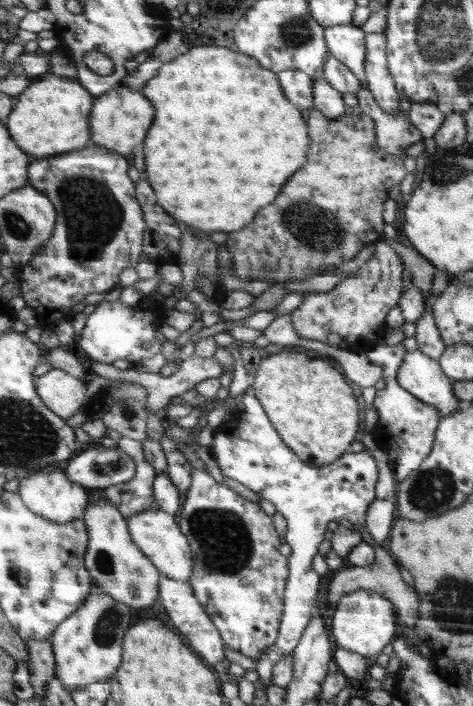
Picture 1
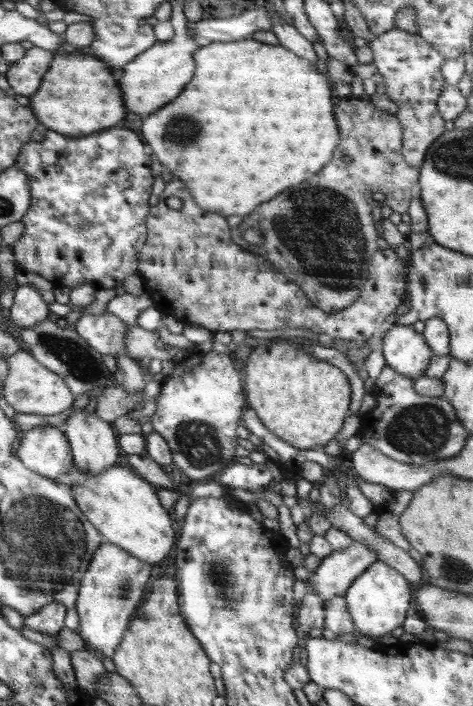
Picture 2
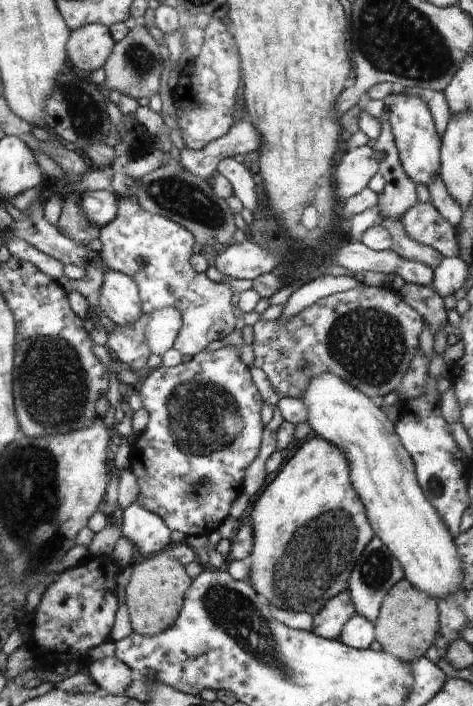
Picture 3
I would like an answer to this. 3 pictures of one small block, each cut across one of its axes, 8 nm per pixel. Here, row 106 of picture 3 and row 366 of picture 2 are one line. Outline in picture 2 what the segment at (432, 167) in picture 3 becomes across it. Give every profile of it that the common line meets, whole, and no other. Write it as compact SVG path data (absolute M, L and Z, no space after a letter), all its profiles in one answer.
M394 323L381 342L387 364L406 378L422 377L434 353L424 337L411 324Z

